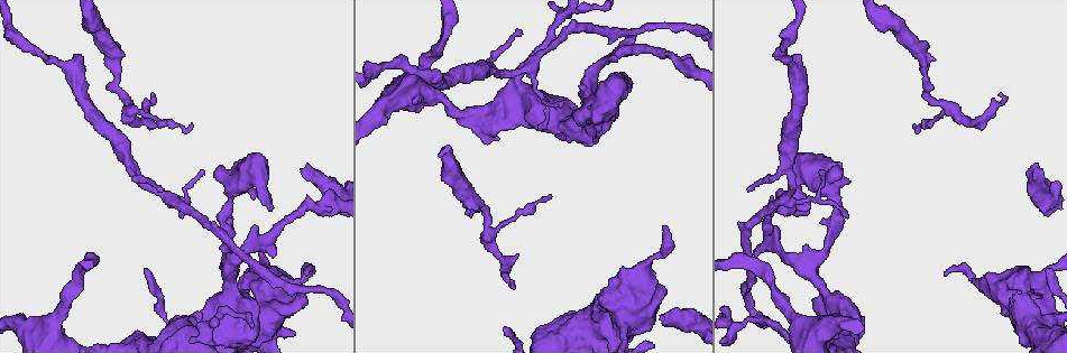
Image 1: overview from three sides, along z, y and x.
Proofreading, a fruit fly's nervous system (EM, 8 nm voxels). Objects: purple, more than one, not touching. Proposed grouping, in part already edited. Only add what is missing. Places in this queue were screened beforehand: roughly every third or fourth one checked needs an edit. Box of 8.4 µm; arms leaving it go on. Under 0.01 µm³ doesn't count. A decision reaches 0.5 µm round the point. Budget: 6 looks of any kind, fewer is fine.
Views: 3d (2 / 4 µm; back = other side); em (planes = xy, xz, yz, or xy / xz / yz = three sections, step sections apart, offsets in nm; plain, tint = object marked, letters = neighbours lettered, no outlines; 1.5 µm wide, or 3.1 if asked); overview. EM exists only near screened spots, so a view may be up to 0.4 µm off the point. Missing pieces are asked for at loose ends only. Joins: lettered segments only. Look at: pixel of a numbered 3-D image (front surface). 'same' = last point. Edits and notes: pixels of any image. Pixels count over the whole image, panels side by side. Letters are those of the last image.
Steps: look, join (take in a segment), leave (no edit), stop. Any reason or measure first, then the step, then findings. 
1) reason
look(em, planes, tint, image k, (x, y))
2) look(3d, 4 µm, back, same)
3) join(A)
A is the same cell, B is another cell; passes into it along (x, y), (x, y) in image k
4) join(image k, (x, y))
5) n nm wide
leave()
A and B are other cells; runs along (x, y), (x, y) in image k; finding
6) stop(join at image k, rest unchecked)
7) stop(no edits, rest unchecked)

thin end
look(3d, 4 µm, image 1, (916, 128))

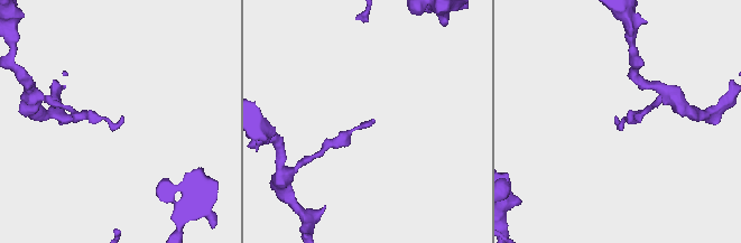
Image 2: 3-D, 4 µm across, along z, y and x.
look(em, planes, letters, image 2, (374, 121))

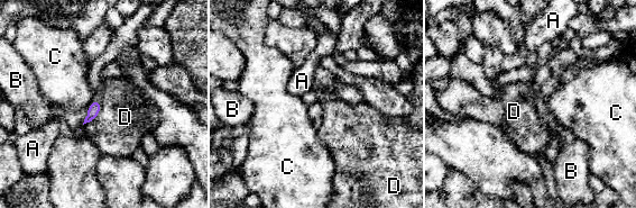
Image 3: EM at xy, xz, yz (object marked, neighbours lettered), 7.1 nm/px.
leave()
A, B, C and D are other cells; border along (101, 102), (99, 114), (83, 125) in image 3; no lettered segment goes on from it

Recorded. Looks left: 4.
free end
look(3d, 4 µm, image 1, (306, 273))

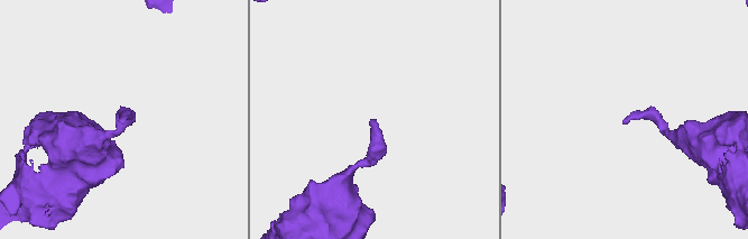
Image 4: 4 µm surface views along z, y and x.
look(em, planes, tint, image 4, (119, 119))

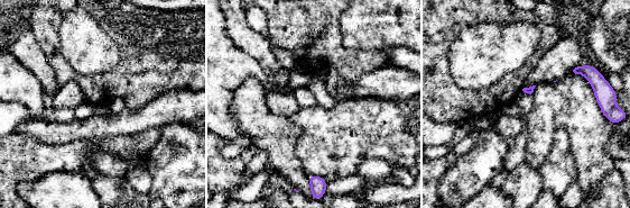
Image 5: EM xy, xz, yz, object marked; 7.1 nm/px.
look(em, planes, letters, same)

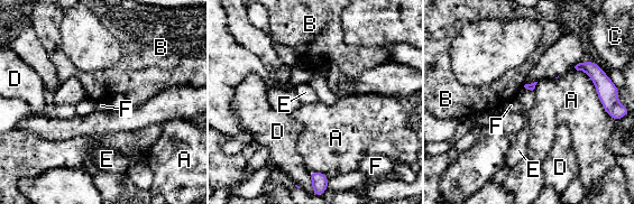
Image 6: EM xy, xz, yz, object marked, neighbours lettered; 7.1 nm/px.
leave()
A, B, C, D, E and F are other cells; border along (573, 67), (590, 79), (606, 113) in image 6; none of them fits

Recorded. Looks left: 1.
stop(no edits, rest unchecked)

